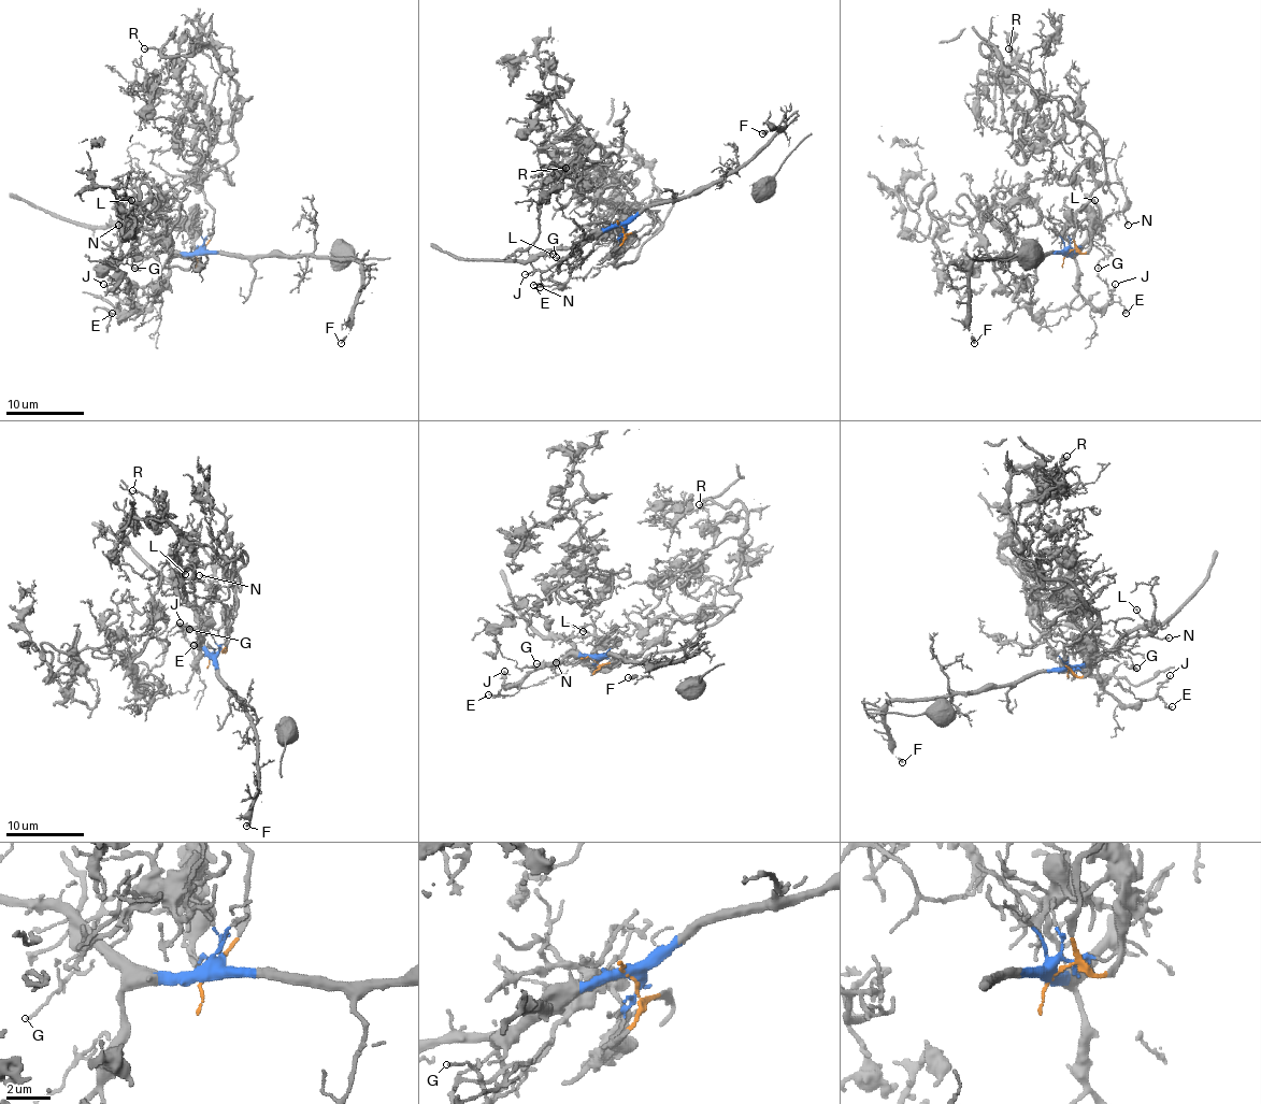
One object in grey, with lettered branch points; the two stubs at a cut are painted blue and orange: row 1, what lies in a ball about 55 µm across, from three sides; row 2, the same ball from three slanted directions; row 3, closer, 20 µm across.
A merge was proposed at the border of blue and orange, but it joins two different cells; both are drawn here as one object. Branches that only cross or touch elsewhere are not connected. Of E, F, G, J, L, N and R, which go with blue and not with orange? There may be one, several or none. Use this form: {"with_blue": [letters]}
{"with_blue": ["E", "F", "G", "J", "L", "N"]}

